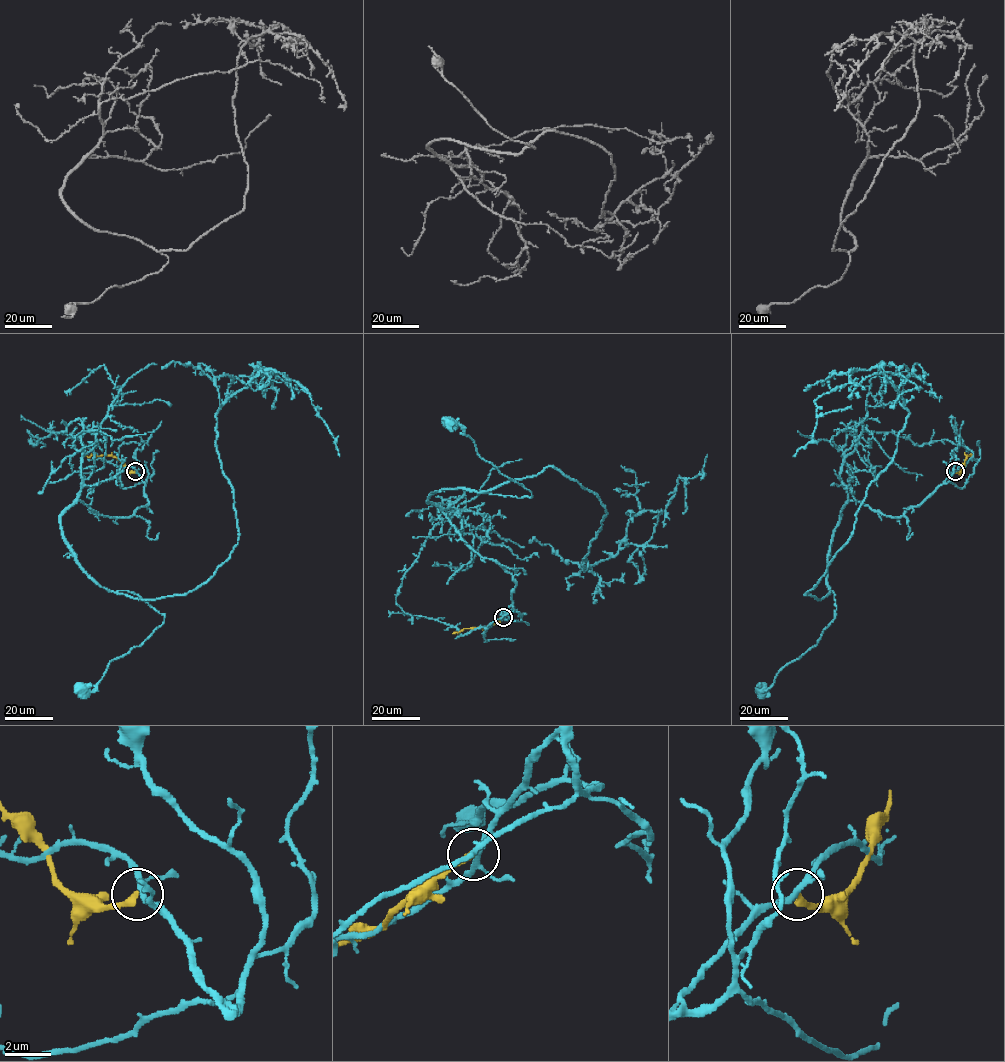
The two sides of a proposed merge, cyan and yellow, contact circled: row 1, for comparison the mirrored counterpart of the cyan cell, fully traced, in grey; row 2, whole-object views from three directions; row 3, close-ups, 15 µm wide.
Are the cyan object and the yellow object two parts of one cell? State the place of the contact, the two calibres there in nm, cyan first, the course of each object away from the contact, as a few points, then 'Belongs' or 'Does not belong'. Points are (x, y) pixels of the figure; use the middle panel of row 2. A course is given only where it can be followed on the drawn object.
Place: (503, 617). Thickness 200 nm (cyan) against 280 nm. Course of cyan: (502, 617), (513, 577), (475, 552), (428, 497), (452, 488), (531, 493), (449, 421). Course of yellow: (502, 617), (483, 628), (463, 629), (453, 634). Does not belong

